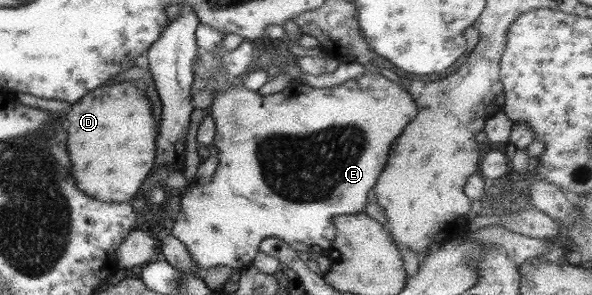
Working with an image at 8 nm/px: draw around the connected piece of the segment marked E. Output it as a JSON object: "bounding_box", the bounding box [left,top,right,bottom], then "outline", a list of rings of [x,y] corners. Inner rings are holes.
{"bounding_box":[170,70,418,274],"outline":[[[214,70],[214,74],[208,78],[206,89],[212,91],[212,95],[214,95],[212,104],[209,105],[209,115],[215,126],[214,148],[217,152],[218,166],[206,184],[196,183],[180,195],[180,207],[174,214],[174,224],[170,229],[171,235],[180,241],[185,249],[188,249],[190,259],[196,261],[196,269],[199,274],[203,274],[210,267],[220,267],[220,265],[240,270],[248,267],[258,253],[258,244],[266,237],[276,237],[276,239],[284,241],[286,245],[290,245],[296,252],[314,250],[327,252],[332,244],[332,239],[336,236],[332,218],[335,215],[348,215],[364,211],[364,206],[368,204],[366,195],[374,187],[380,172],[386,166],[392,143],[402,133],[404,127],[413,120],[418,111],[414,100],[410,99],[410,94],[404,88],[394,85],[382,74],[365,71],[359,77],[347,79],[333,87],[315,88],[303,83],[302,85],[290,85],[281,92],[261,95],[257,91],[250,91],[240,85],[230,84],[224,73]]]}

